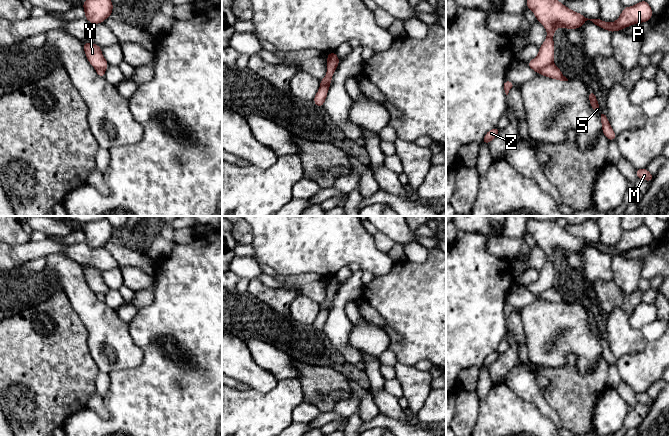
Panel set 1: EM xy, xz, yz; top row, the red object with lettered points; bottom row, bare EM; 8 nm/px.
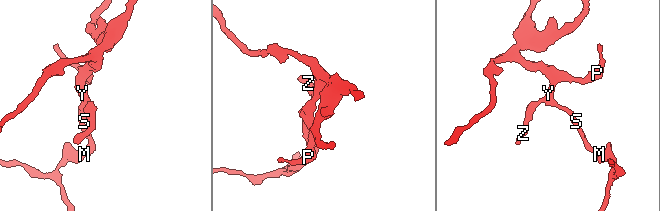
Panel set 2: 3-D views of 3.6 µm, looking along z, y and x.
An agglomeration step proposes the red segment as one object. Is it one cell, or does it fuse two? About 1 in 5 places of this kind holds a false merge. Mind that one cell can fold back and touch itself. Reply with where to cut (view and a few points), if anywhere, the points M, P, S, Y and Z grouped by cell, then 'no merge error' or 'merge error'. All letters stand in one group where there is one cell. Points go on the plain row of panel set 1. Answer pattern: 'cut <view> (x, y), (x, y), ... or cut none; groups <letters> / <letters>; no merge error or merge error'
cut yz (552, 286), (537, 296); groups M S / P Y Z; merge error

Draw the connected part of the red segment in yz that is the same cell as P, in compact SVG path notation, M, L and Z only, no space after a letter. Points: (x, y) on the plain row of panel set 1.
M529 218L526 231L532 234L537 245L546 252L548 257L544 267L539 271L539 278L526 287L535 296L553 287L555 274L553 259L557 250L566 253L579 253L587 244L590 244L599 252L612 257L634 248L649 246L653 240L649 227L644 223L634 230L624 231L620 241L613 247L600 243L588 243L584 239L567 232L554 221Z

